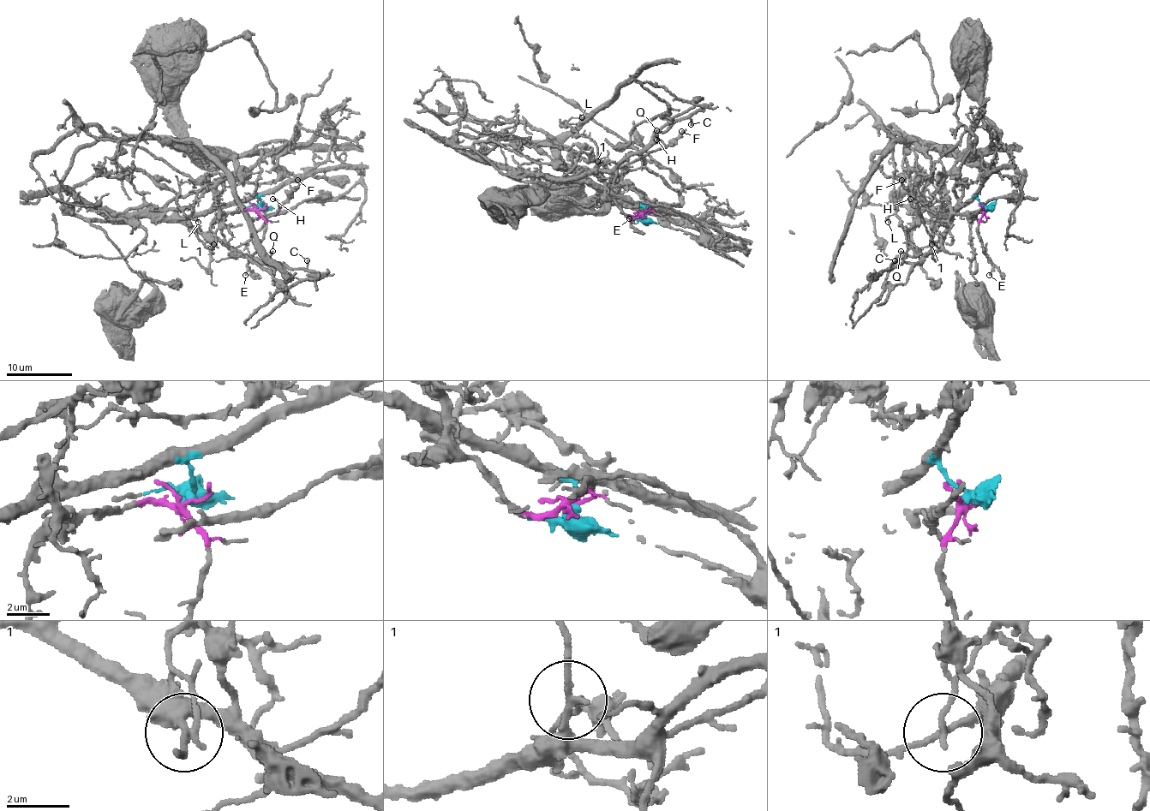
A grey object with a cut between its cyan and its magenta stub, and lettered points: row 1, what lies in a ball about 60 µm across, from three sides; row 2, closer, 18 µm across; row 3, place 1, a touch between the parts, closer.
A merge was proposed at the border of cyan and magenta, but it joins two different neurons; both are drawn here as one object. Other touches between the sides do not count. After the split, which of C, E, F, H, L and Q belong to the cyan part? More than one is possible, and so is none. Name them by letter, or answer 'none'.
C, F, H, L, Q

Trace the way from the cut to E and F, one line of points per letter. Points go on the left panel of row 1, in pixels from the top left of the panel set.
E: (261, 210), (260, 214), (265, 221), (265, 237), (248, 264), (245, 275)
F: (261, 210), (258, 198), (246, 198), (192, 216), (187, 223), (230, 247), (242, 246), (276, 211), (297, 180)

